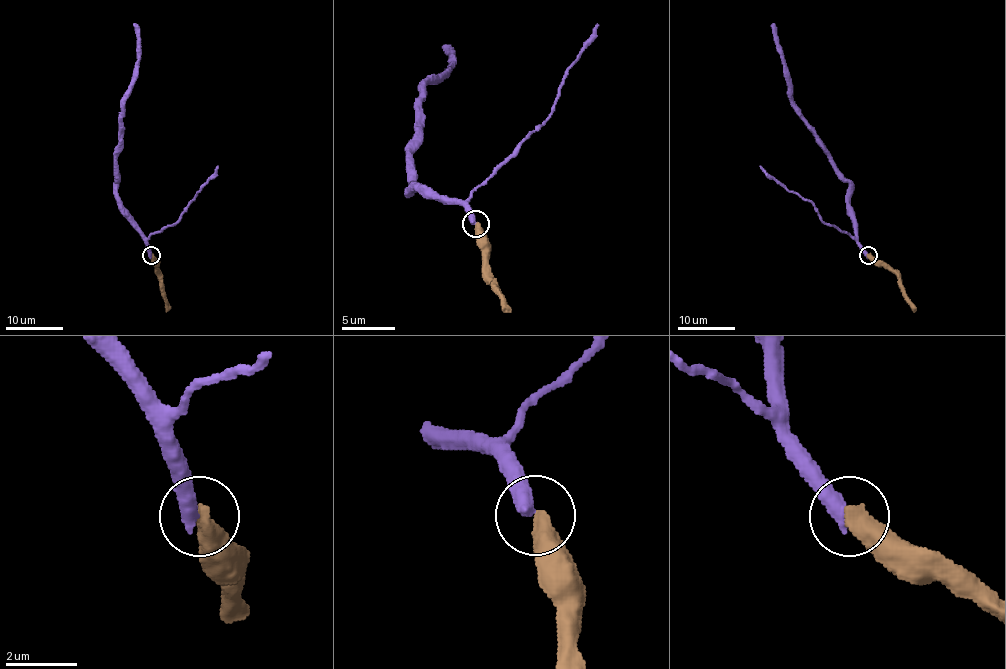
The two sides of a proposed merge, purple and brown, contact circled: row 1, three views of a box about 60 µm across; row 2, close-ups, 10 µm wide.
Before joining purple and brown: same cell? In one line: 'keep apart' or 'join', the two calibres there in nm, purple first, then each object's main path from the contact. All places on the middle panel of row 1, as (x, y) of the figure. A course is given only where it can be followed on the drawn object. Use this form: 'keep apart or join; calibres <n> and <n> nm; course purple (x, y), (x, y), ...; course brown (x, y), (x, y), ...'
join; calibres 440 and 550 nm; course purple (475, 223), (459, 202), (443, 202), (422, 188), (411, 188), (416, 100), (427, 84), (448, 68), (443, 47); course brown (475, 223), (483, 252), (483, 271), (496, 287), (502, 311)

